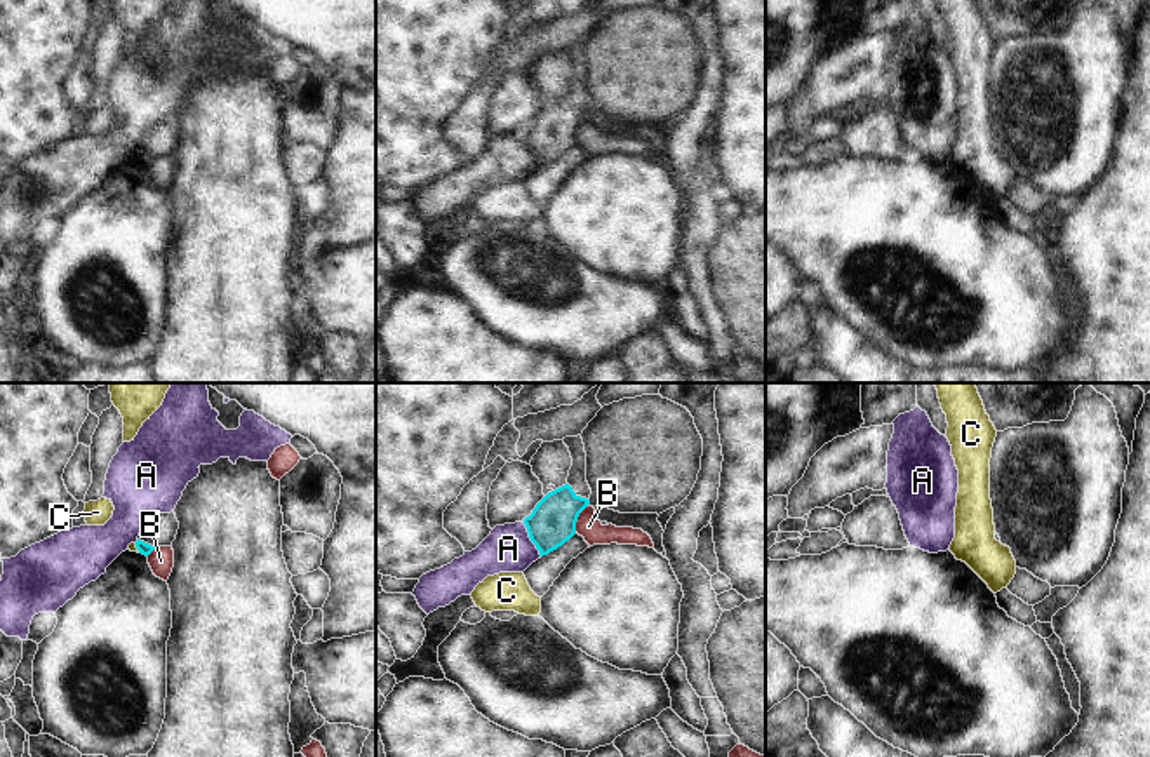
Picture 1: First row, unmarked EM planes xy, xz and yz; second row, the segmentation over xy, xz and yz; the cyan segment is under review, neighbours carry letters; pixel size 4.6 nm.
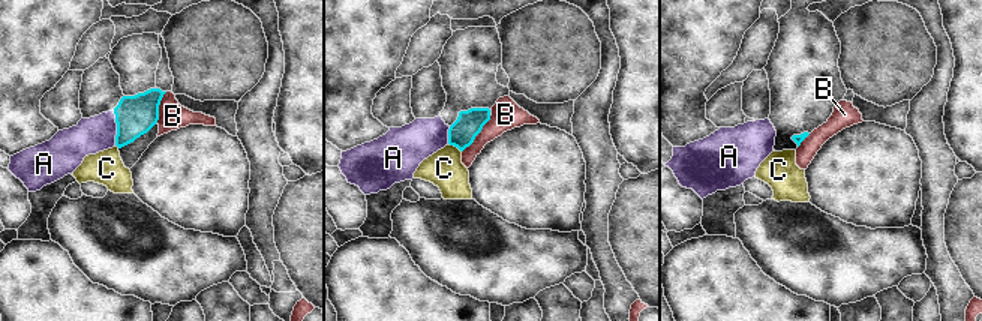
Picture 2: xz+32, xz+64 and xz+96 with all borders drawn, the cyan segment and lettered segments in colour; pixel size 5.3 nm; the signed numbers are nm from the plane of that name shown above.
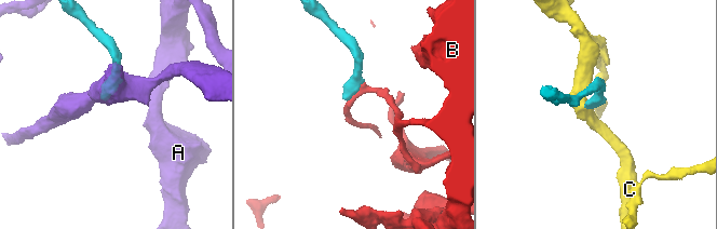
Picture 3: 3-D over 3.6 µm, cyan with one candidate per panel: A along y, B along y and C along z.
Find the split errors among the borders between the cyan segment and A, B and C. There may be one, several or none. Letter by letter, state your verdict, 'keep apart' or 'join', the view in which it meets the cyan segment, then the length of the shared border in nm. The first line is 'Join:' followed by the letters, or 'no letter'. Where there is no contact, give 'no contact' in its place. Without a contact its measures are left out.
Join: no letter
A: keep apart; contact in xz; length 180 nm
B: keep apart; contact in xz; length 150 nm
C: keep apart; contact in xy; length 50 nm

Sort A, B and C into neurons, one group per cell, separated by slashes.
A / B / C

